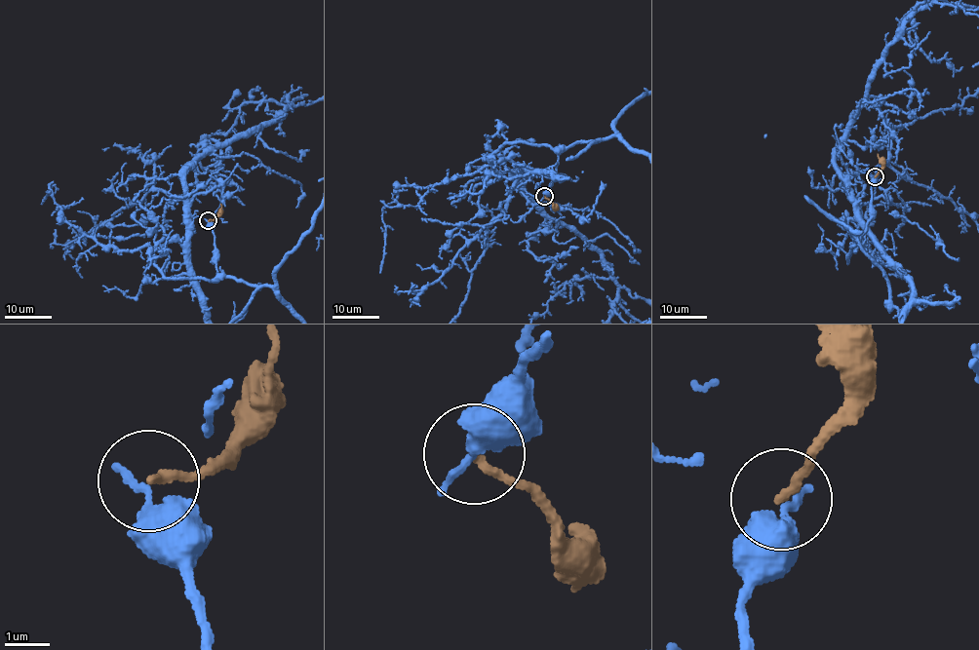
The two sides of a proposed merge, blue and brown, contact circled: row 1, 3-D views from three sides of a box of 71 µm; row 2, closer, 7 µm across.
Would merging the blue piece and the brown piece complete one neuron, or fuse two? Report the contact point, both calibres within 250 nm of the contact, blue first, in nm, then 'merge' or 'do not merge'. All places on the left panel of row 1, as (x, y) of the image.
(208, 220) | 380/180 nm | do not merge

